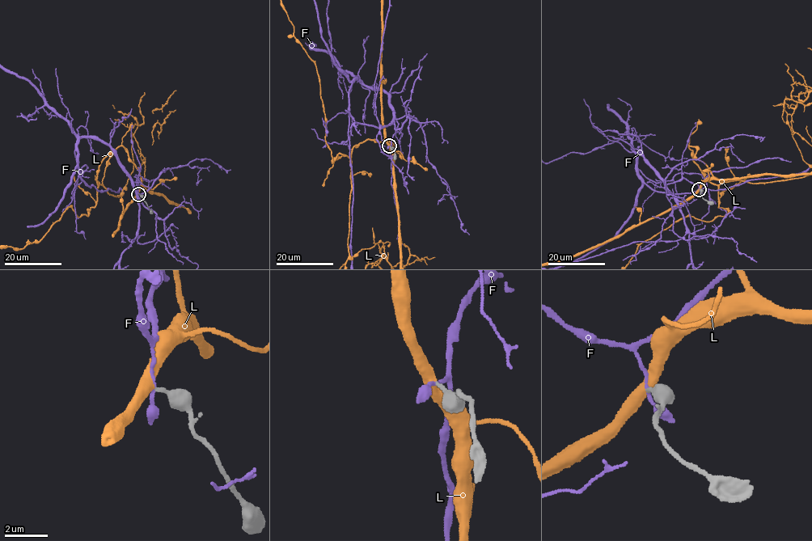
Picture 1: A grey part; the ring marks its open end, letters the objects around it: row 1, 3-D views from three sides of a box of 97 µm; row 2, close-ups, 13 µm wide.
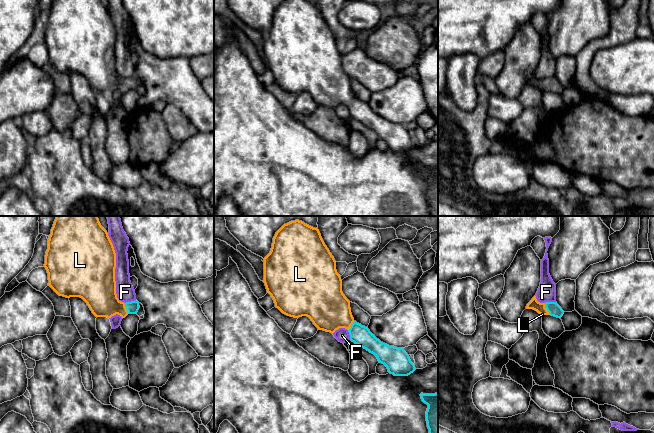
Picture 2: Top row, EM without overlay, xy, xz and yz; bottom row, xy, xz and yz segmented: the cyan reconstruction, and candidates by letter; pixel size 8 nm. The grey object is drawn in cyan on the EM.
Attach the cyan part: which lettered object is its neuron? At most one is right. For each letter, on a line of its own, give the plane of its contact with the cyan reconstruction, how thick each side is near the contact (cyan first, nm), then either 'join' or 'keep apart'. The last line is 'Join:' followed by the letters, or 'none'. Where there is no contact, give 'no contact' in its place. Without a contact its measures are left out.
F: contact in yz; calibres 100 and 150 nm; keep apart
L: contact in yz; calibres 100 and 80 nm; join
Join: L

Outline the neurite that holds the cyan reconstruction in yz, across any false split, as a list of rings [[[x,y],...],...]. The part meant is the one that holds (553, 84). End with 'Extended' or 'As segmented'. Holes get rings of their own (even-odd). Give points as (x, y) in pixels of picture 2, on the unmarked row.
[[[536,72],[527,80],[526,85],[533,85],[539,90],[551,91],[557,94],[561,94],[564,90],[562,84],[557,80],[557,78],[545,78],[540,79],[537,77]]]. Extended

